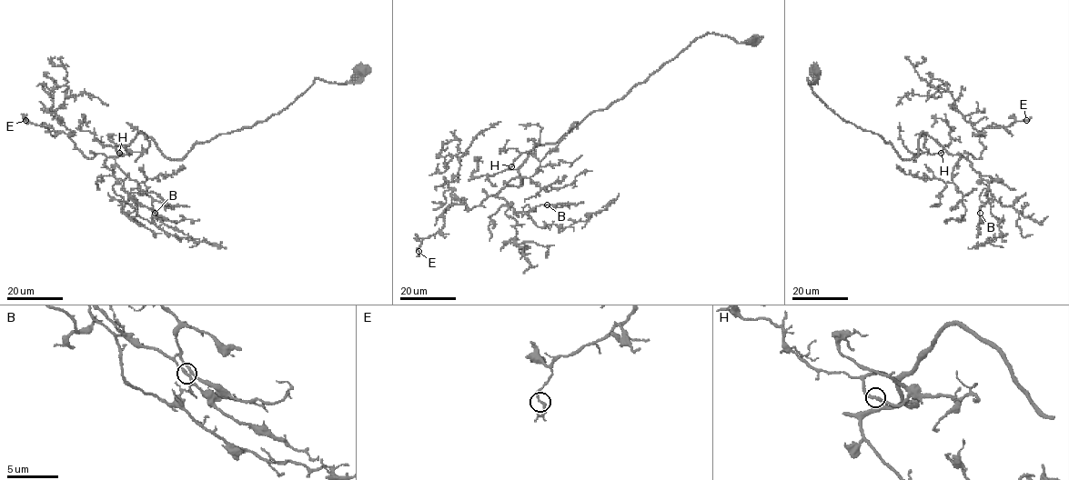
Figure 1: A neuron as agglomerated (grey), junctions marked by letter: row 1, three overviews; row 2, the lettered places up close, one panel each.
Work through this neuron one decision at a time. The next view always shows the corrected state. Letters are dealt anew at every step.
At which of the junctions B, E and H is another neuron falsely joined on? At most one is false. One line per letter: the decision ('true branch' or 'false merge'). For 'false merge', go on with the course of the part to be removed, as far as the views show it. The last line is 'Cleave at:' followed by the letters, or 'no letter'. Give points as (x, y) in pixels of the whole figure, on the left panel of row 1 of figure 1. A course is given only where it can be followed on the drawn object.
B: true branch
E: true branch
H: true branch
Cleave at: no letter

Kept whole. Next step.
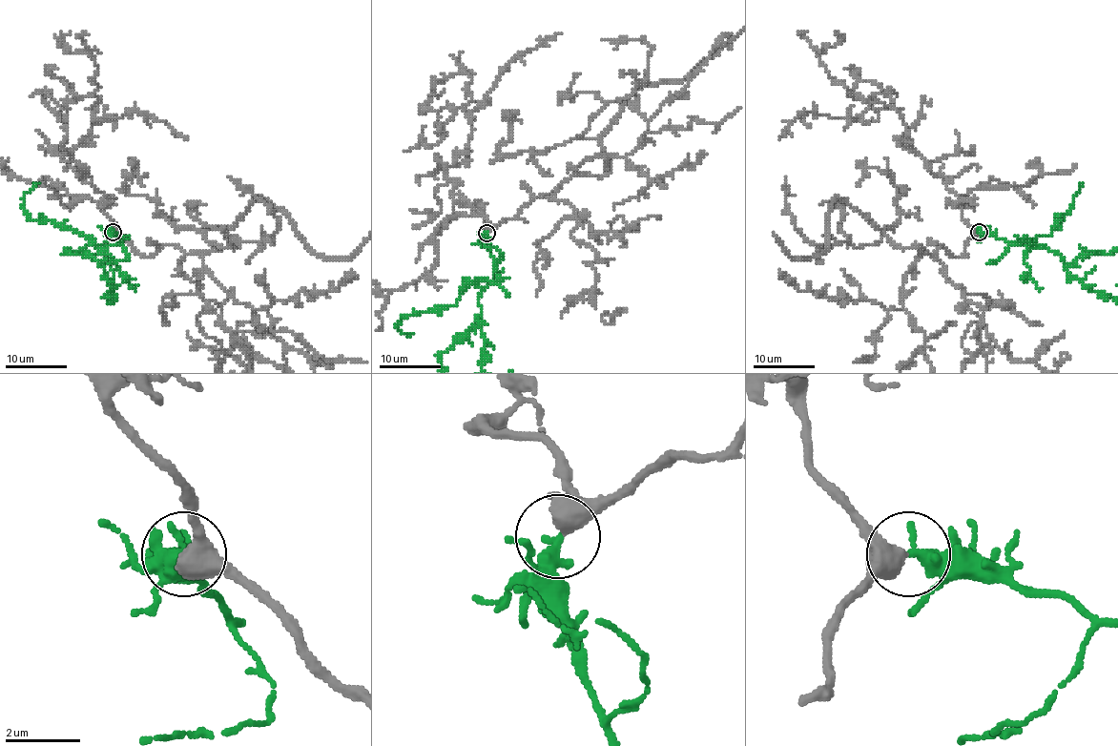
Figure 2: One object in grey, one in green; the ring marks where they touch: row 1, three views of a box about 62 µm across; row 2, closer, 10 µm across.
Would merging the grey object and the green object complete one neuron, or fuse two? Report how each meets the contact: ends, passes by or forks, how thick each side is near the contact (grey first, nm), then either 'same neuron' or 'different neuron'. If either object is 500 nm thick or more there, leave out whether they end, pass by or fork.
grey passes by; green ends there; 400 nm thick on the grey side, 420 nm on the other; same neuron

